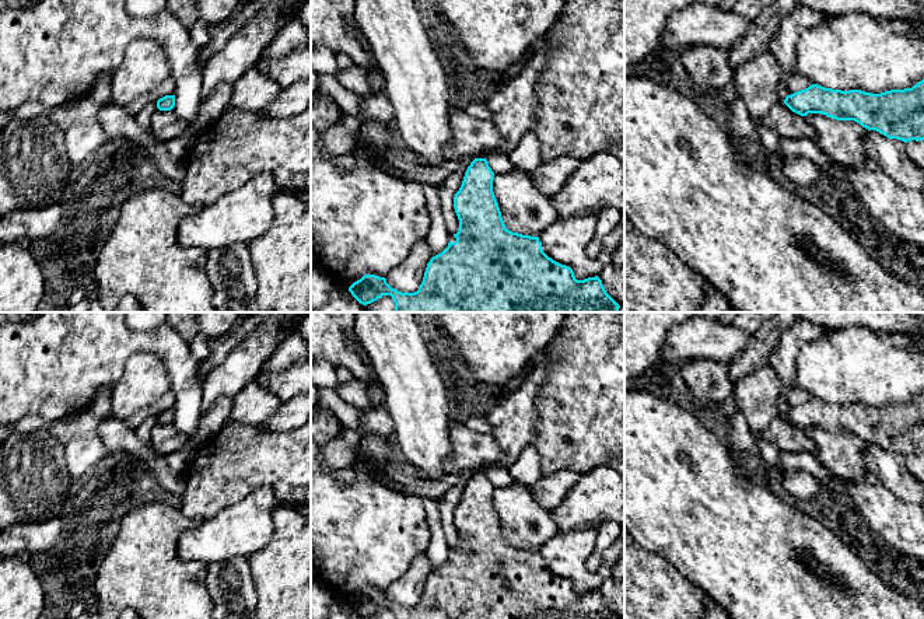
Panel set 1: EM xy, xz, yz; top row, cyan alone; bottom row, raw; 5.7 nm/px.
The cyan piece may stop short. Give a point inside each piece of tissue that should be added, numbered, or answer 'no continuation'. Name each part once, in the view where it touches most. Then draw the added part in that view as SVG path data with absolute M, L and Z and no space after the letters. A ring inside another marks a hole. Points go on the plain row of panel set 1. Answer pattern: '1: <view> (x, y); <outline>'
no continuation

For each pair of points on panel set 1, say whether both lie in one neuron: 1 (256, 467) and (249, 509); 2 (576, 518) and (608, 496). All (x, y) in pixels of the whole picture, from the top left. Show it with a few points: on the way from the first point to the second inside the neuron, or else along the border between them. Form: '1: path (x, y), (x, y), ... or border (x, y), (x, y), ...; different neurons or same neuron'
1: border (277, 500), (270, 488), (258, 486), (224, 509); different neurons
2: path (584, 510), (599, 497); same neuron

